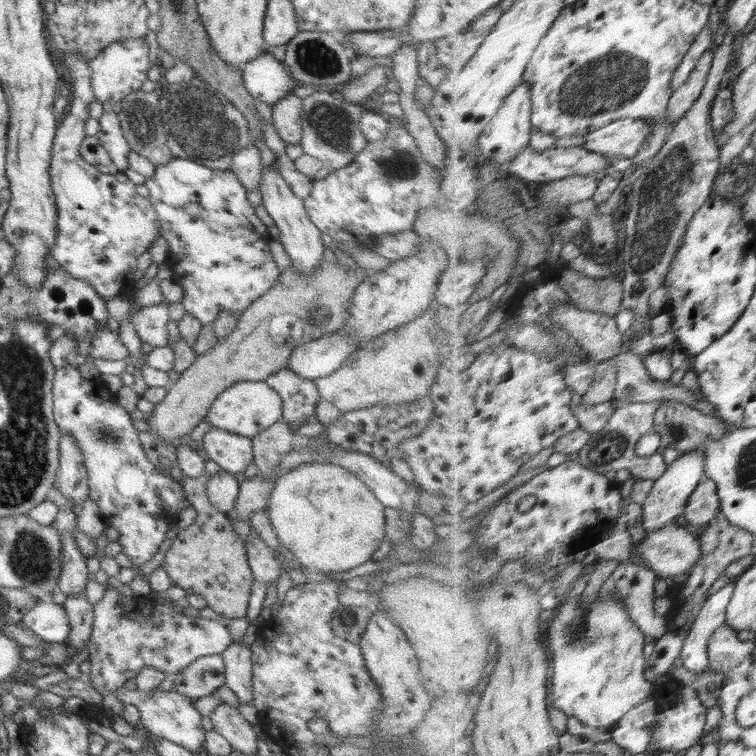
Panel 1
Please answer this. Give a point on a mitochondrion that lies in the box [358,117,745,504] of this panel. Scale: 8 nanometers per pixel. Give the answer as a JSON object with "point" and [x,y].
{"point":[659,201]}

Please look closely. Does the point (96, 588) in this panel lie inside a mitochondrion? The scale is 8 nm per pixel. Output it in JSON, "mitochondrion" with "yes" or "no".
{"mitochondrion":"no"}

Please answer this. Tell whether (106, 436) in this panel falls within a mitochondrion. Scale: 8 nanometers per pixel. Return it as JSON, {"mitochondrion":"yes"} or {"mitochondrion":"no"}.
{"mitochondrion":"yes"}

